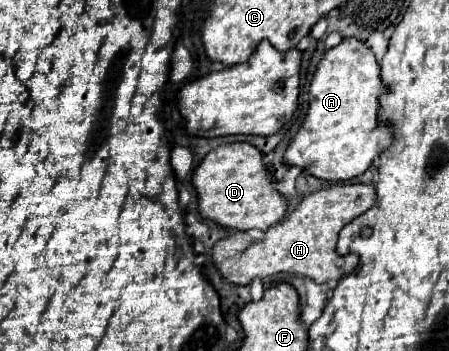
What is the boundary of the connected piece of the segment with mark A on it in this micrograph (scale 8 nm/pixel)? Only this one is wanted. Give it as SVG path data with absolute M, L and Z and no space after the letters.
M345 38L339 46L327 50L309 88L307 118L289 144L285 162L289 166L301 166L329 182L363 174L373 158L393 140L391 124L379 122L379 96L385 92L387 86L379 76L377 58L365 42Z

